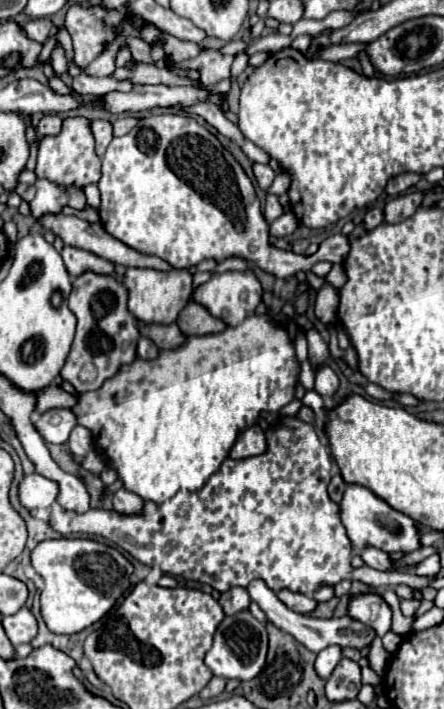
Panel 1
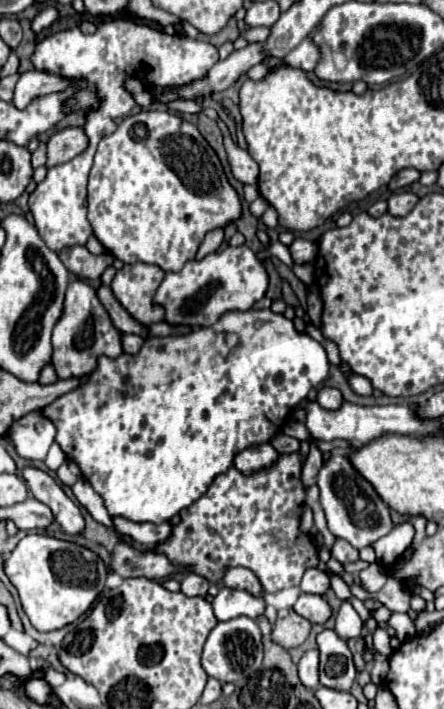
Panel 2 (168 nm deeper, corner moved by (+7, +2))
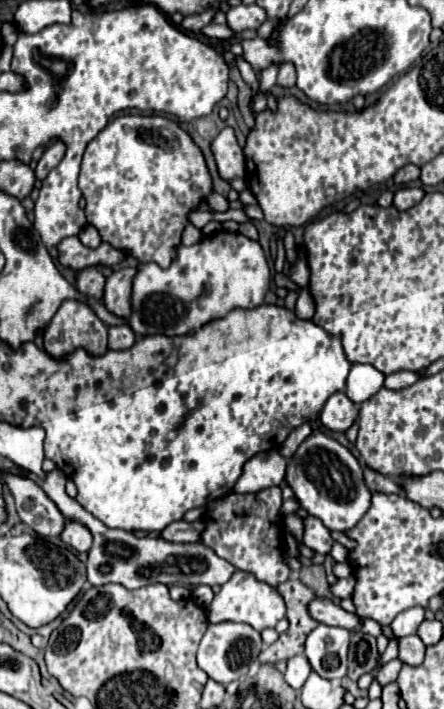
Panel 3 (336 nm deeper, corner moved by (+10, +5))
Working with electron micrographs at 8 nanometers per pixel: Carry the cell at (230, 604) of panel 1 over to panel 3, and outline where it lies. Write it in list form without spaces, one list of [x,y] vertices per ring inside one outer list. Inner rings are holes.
[[[236,570],[234,576],[220,588],[220,592],[216,592],[216,596],[214,596],[212,604],[206,608],[206,612],[208,612],[208,620],[212,624],[232,620],[232,622],[246,622],[256,630],[264,630],[264,628],[274,628],[284,618],[286,608],[284,608],[282,596],[274,588],[256,580],[248,572]]]

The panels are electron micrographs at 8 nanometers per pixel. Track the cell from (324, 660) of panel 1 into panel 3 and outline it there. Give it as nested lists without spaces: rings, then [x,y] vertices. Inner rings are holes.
[[[298,654],[298,656],[294,656],[294,658],[288,660],[288,668],[286,668],[284,676],[286,676],[286,682],[292,688],[300,690],[304,686],[304,682],[306,682],[306,678],[308,678],[310,672],[312,672],[312,668],[310,668],[308,658],[304,654]]]

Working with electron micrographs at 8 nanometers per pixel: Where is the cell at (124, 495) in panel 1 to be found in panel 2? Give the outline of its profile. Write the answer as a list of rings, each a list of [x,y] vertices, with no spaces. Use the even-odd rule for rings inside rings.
[[[115,521],[115,529],[123,535],[129,535],[135,543],[143,547],[155,547],[159,543],[169,541],[171,523],[163,525],[131,525],[131,521]]]

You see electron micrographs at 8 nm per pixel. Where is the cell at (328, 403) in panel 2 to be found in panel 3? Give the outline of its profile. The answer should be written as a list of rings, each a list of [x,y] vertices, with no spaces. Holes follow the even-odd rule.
[[[344,392],[332,394],[320,412],[322,424],[330,430],[340,430],[340,432],[346,432],[356,418],[358,418],[356,404]]]

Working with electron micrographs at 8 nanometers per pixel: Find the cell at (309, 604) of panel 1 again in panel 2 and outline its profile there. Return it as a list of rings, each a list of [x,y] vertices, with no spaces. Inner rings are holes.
[[[301,595],[293,605],[293,609],[315,625],[323,625],[333,615],[331,605],[321,595]]]

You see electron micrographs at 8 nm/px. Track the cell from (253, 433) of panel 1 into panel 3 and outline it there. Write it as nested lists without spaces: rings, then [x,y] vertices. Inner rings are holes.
[[[266,450],[264,454],[254,454],[236,480],[234,492],[260,492],[264,488],[276,486],[286,474],[286,458],[278,450]]]

